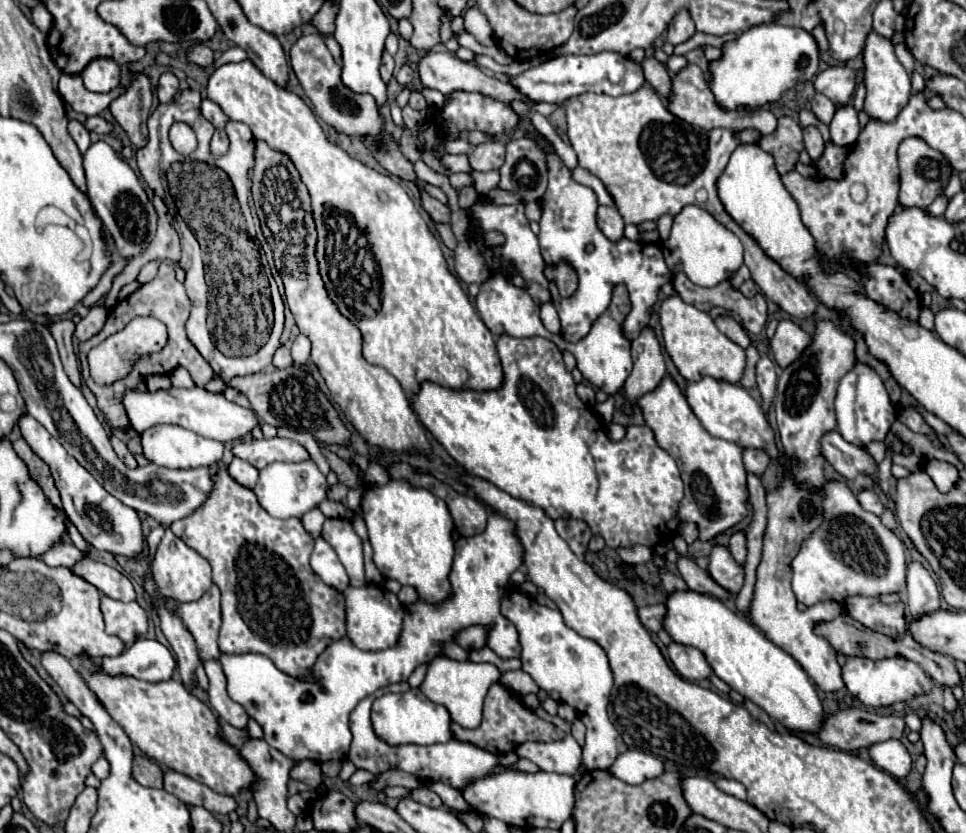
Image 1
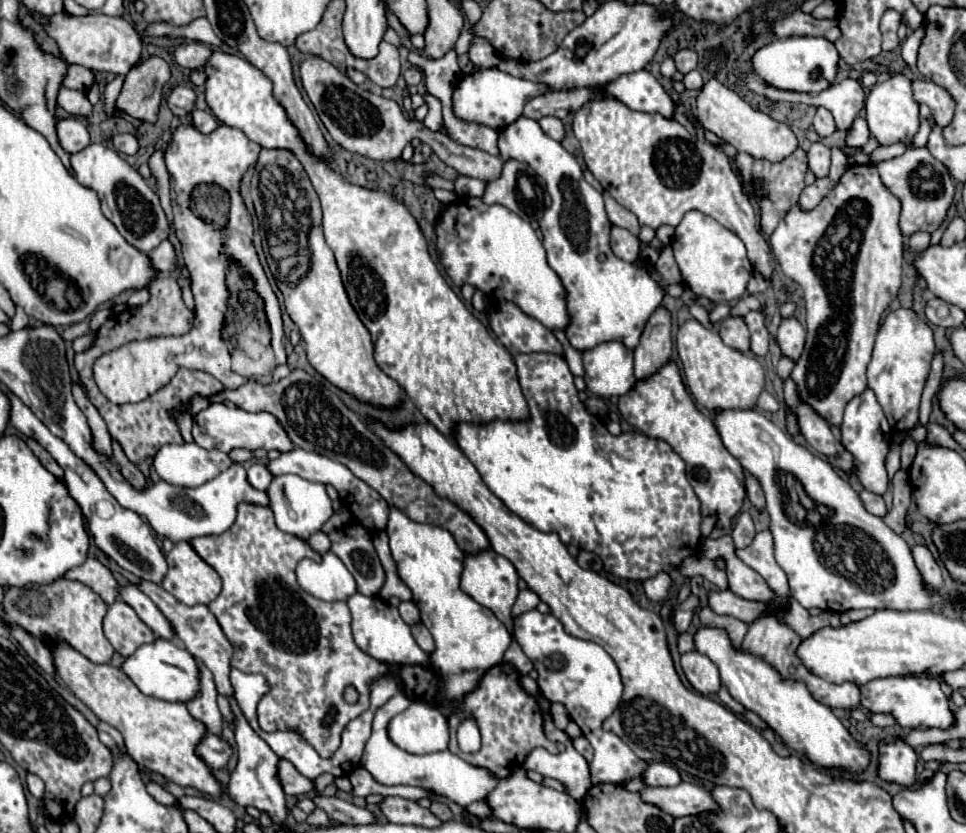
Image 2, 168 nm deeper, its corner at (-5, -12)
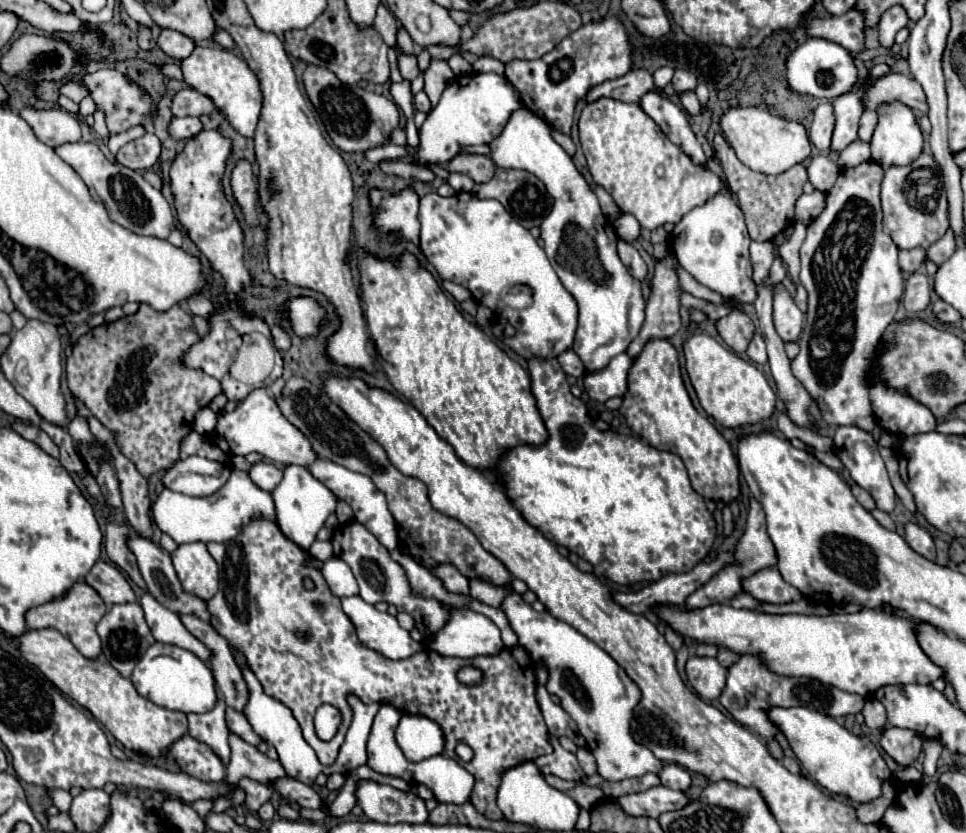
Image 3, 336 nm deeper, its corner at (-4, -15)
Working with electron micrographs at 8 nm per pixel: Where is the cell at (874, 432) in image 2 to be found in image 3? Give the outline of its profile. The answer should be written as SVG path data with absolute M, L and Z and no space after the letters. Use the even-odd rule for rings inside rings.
M840 426L834 434L834 448L836 448L836 454L842 460L844 468L850 472L852 480L858 486L862 486L866 492L870 492L870 496L876 500L876 508L882 510L882 512L892 512L894 506L896 506L896 494L894 494L894 488L888 480L884 460L878 454L874 436L856 428L856 426Z

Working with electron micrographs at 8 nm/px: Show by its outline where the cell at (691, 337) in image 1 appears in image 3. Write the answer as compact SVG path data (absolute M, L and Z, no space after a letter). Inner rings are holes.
M696 334L684 342L684 358L690 382L708 416L724 428L740 428L768 420L776 410L776 394L764 374L750 362L736 356L732 350L718 344L708 334Z

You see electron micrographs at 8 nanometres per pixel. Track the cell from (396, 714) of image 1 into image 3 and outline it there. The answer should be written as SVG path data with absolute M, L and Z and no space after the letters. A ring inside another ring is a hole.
M404 714L396 728L396 742L410 762L420 762L442 754L444 734L440 726L424 716Z

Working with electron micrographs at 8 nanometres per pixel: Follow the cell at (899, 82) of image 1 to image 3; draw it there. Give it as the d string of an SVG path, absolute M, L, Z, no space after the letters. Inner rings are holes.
M900 102L882 104L878 108L878 126L870 140L870 148L872 148L872 160L876 160L884 168L912 164L922 154L922 132L920 126L916 124L914 112Z

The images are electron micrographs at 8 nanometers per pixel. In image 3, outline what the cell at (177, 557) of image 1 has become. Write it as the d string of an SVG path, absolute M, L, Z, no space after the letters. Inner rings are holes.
M204 542L182 544L172 554L174 568L186 592L210 600L218 592L218 564Z

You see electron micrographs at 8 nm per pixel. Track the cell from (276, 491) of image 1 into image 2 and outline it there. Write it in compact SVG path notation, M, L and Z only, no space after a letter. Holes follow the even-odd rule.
M297 475L273 477L273 481L271 481L269 489L267 489L267 497L269 497L269 507L275 513L277 527L281 531L297 535L301 539L309 539L309 535L319 531L323 527L323 523L333 515L331 499L329 499L327 491L325 491L325 485L301 479Z

